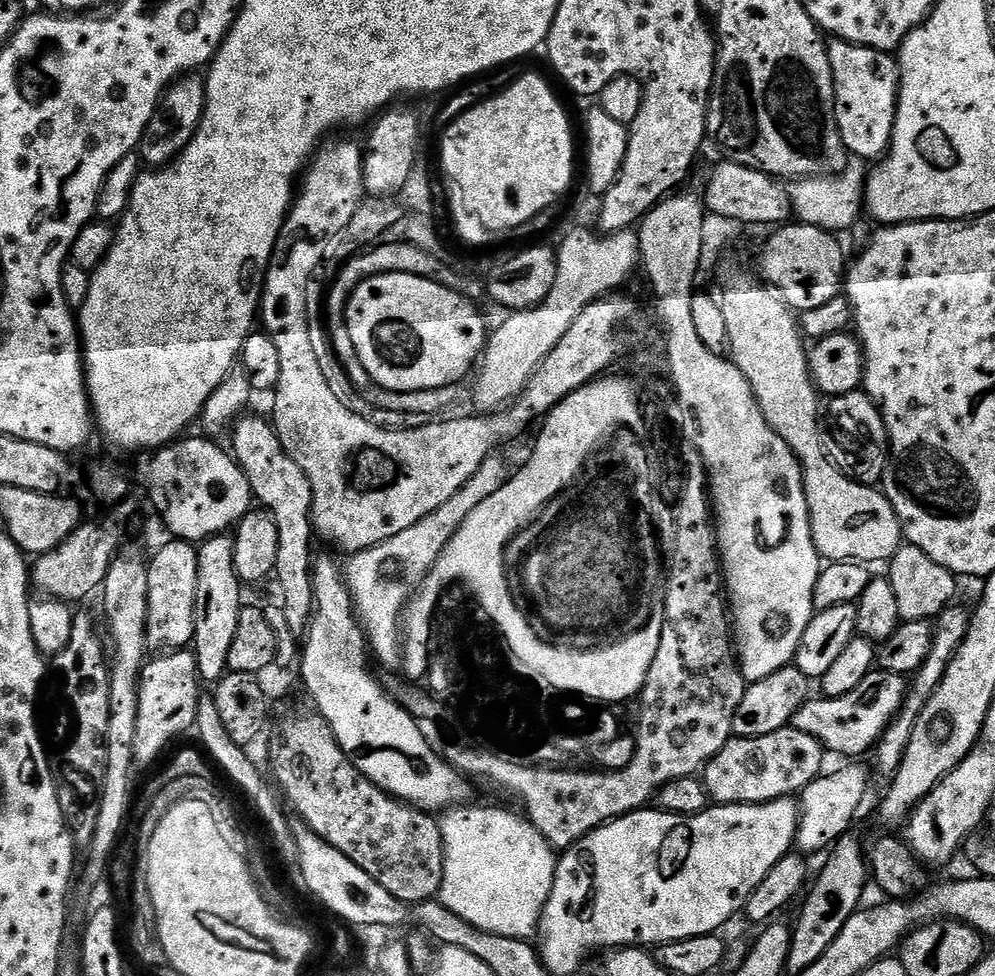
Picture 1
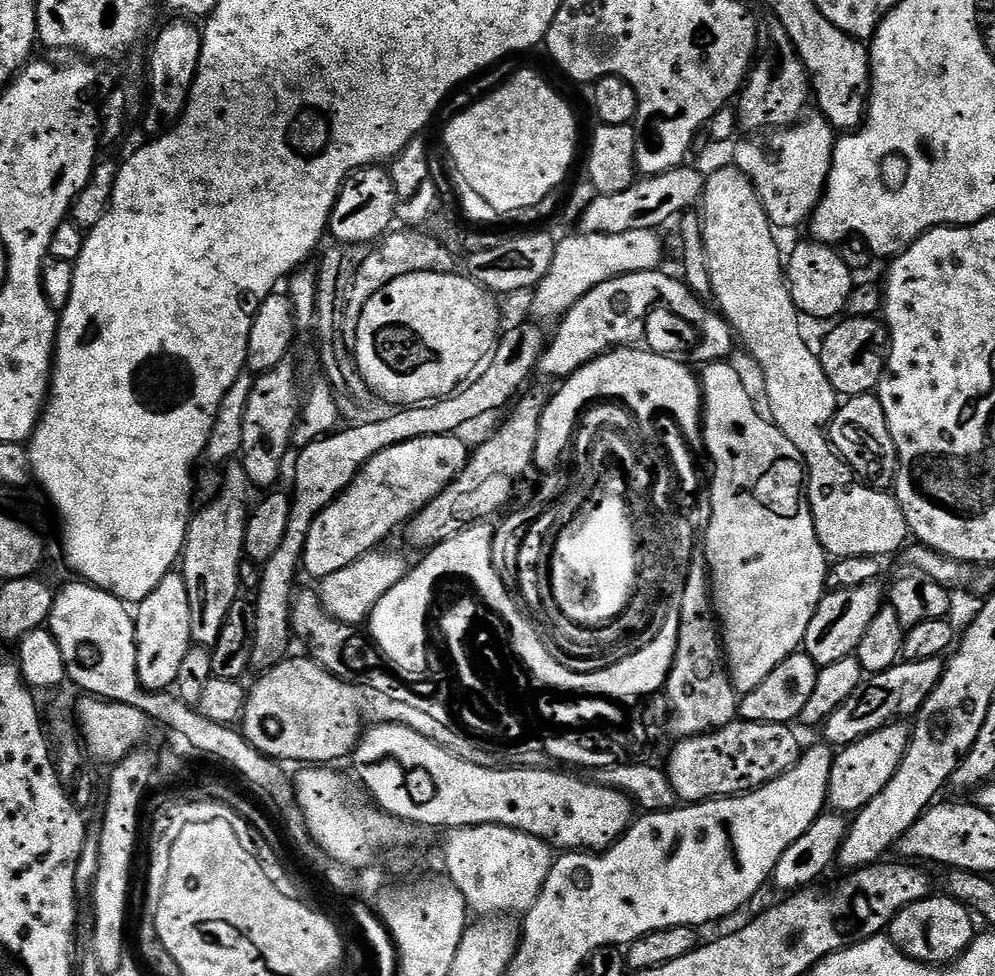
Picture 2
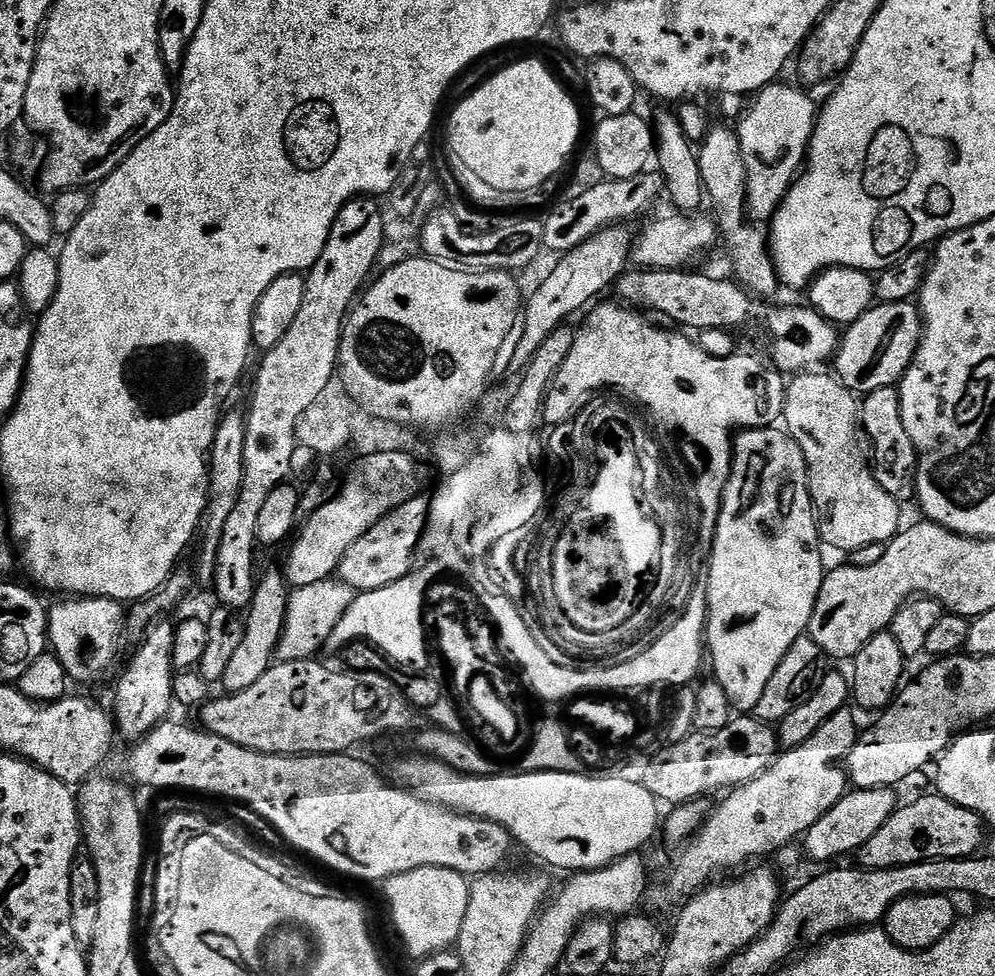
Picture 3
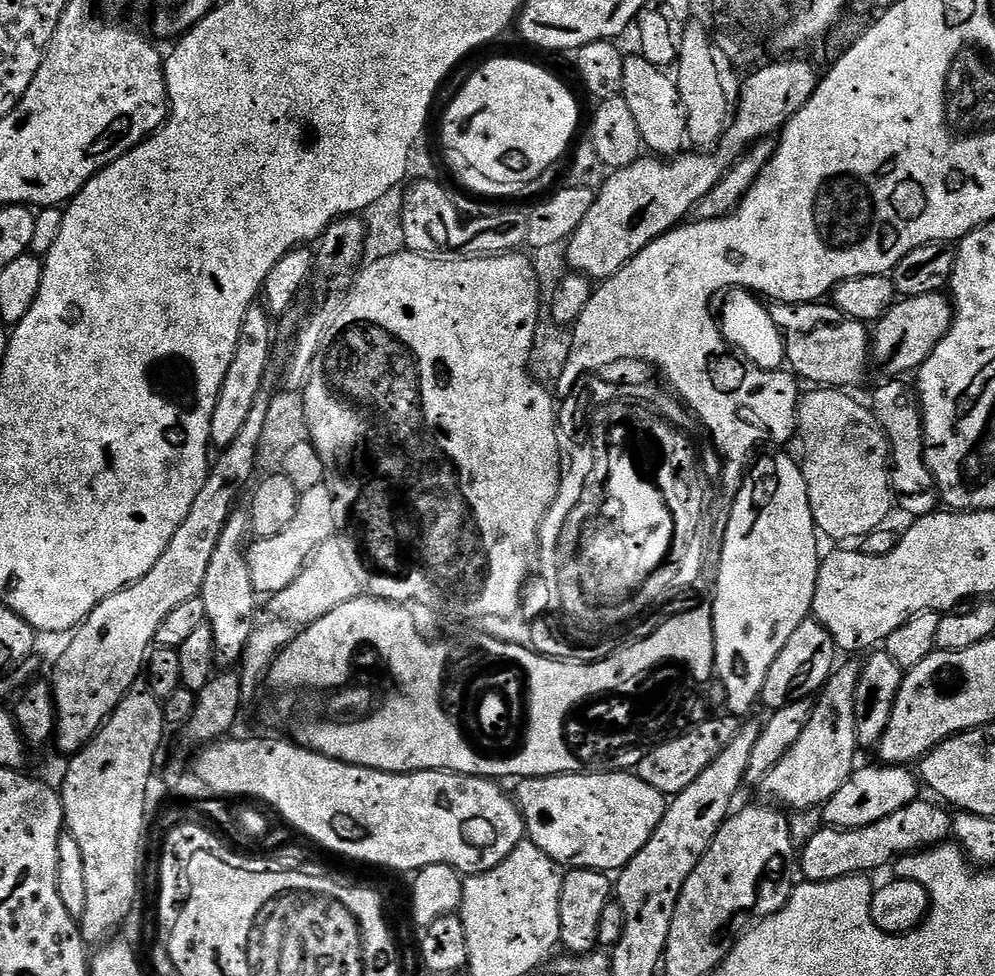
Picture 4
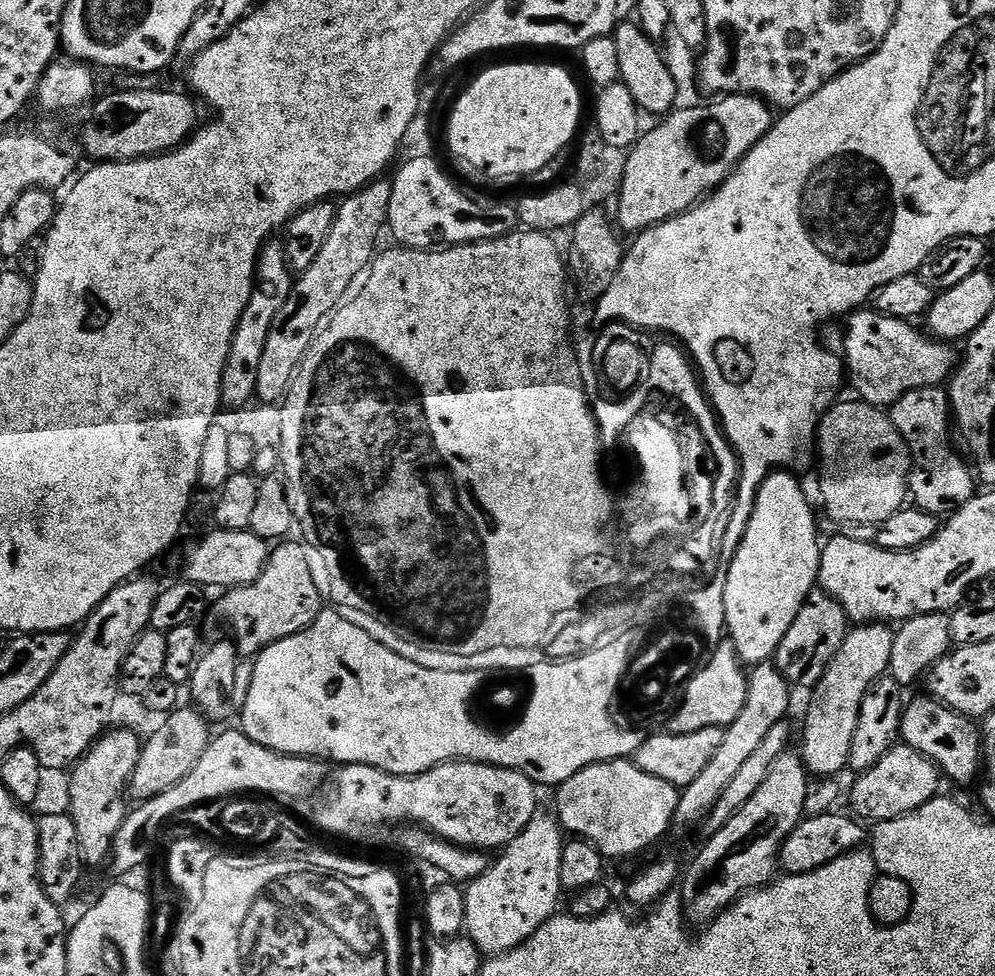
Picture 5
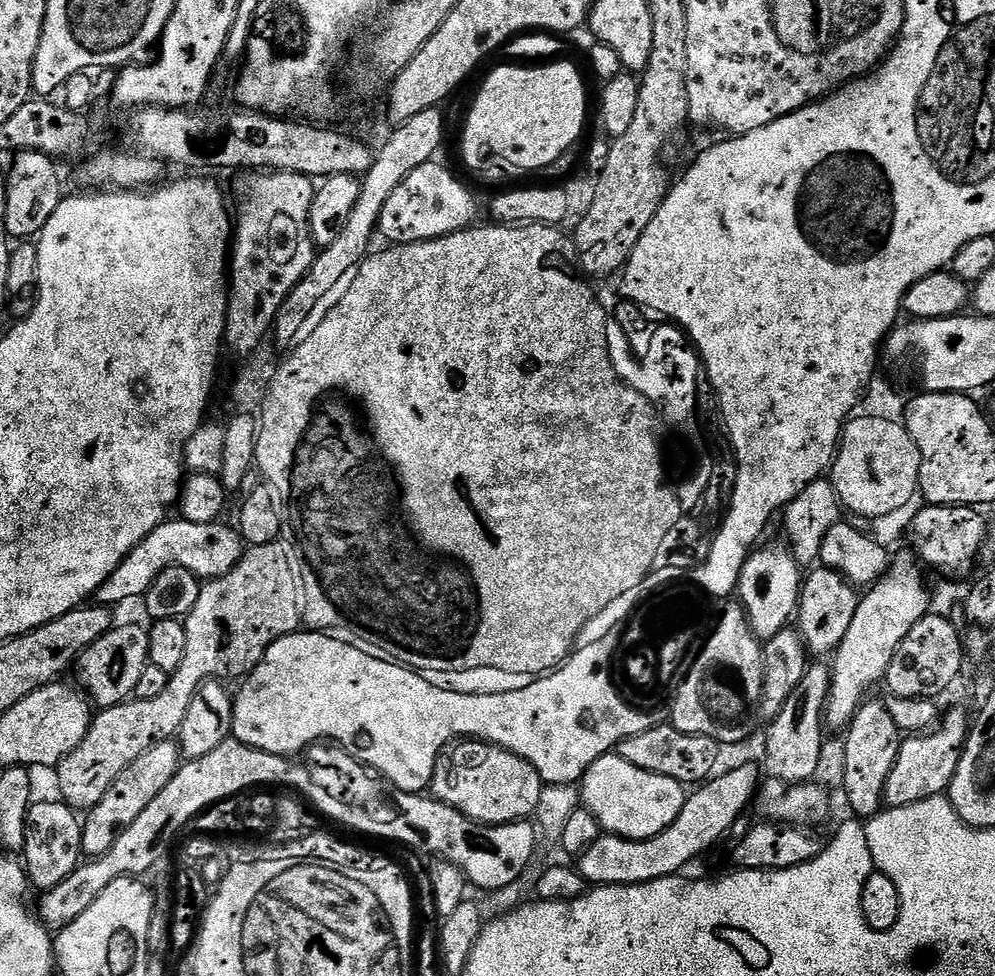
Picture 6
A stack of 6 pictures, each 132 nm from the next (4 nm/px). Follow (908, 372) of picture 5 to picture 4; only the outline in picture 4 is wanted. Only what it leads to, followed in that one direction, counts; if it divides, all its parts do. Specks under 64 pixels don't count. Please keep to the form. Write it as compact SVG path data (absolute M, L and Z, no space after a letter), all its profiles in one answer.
M831 302L780 304L778 310L784 315L782 331L787 352L786 360L791 371L801 381L809 380L809 385L812 386L841 390L852 390L855 384L863 382L864 375L868 372L868 362L870 364L870 328L865 321L850 318L850 314L842 314L842 310L838 310Z

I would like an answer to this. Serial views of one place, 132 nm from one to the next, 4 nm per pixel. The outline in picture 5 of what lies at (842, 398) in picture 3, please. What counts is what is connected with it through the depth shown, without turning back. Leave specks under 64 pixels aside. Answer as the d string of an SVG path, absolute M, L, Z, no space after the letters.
M851 398L843 404L837 402L829 408L827 414L820 420L820 430L818 433L818 460L820 456L820 496L824 499L824 508L836 520L841 520L844 524L872 524L878 526L882 522L886 522L886 518L890 518L894 514L898 514L900 509L905 507L906 501L909 499L908 476L912 472L912 456L908 452L906 442L902 438L902 434L898 434L898 430L894 426L891 415L885 409L875 408L872 404L865 404L859 398Z

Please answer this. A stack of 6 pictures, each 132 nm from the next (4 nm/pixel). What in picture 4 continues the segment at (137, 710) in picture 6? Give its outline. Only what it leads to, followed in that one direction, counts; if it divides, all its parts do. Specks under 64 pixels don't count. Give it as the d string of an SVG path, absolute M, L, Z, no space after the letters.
M337 534L331 540L322 542L314 550L314 554L304 564L300 577L286 590L278 590L271 593L268 608L273 617L284 620L293 626L307 626L318 622L330 610L342 606L342 602L357 600L359 596L369 595L370 578L374 575L373 569L363 559L359 560L356 555L361 555L362 548L345 534Z

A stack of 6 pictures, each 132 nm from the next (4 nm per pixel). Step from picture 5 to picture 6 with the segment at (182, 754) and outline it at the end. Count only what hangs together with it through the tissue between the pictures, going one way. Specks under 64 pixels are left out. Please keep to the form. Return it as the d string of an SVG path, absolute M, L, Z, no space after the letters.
M175 739L160 740L150 746L146 754L138 754L138 758L134 758L134 762L130 762L130 766L126 766L118 778L114 778L102 802L87 809L82 820L85 853L92 858L106 854L106 850L112 848L120 833L130 827L134 818L138 818L138 814L142 814L142 810L146 810L146 806L150 806L150 802L154 802L154 798L158 798L166 786L170 786L170 778L174 778L181 763L180 745Z

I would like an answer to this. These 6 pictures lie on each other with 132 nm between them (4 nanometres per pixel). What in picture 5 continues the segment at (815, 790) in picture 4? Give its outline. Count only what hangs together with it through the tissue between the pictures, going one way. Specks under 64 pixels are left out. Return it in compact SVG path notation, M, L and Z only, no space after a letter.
M887 623L861 624L849 631L842 642L842 650L834 654L826 674L811 689L808 713L804 716L804 766L816 778L832 778L835 772L845 771L850 758L850 742L862 710L862 698L874 681L888 671L894 632Z

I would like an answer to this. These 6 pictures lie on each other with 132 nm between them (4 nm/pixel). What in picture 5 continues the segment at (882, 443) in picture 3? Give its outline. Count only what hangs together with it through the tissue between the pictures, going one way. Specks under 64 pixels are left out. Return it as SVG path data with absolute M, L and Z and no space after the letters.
M943 387L910 390L890 406L890 415L898 434L906 442L912 456L912 472L908 476L910 500L923 512L947 513L977 495L977 477L963 455L952 449L948 441L950 428L950 396Z

